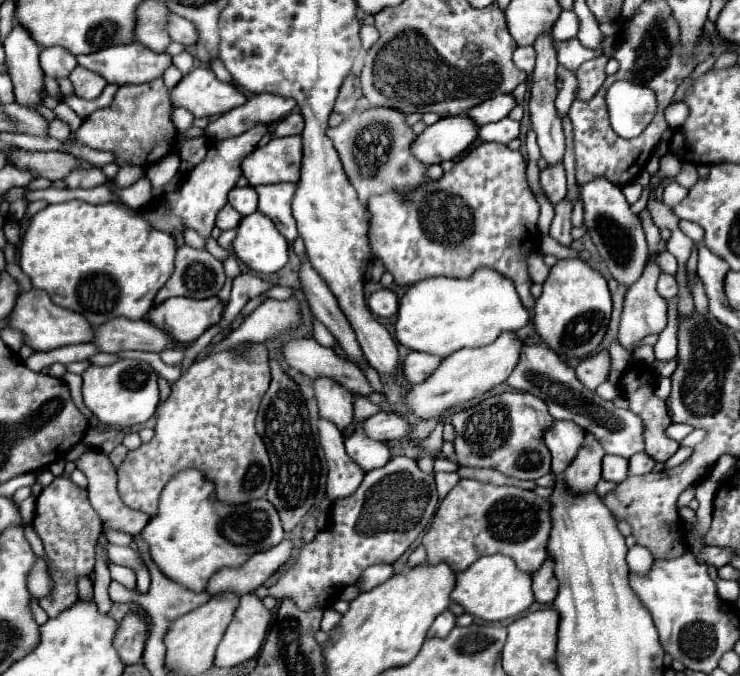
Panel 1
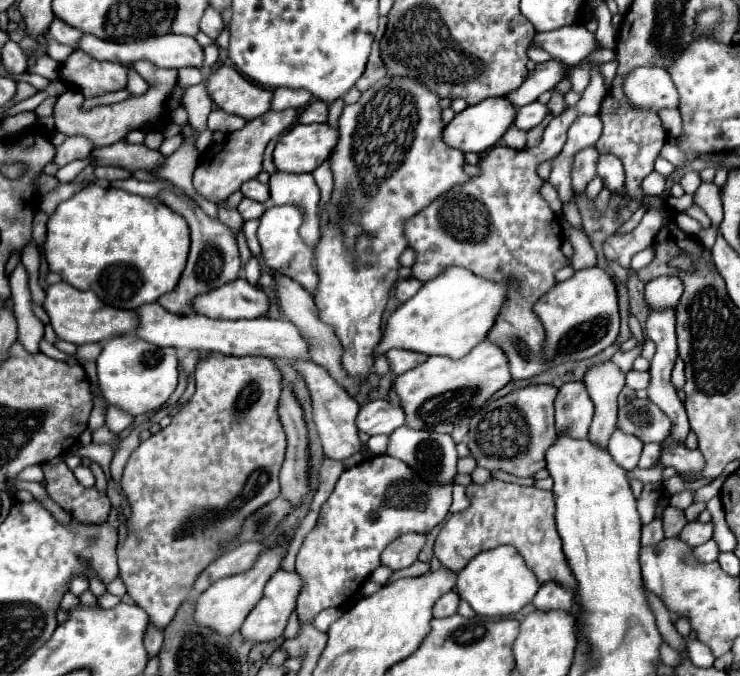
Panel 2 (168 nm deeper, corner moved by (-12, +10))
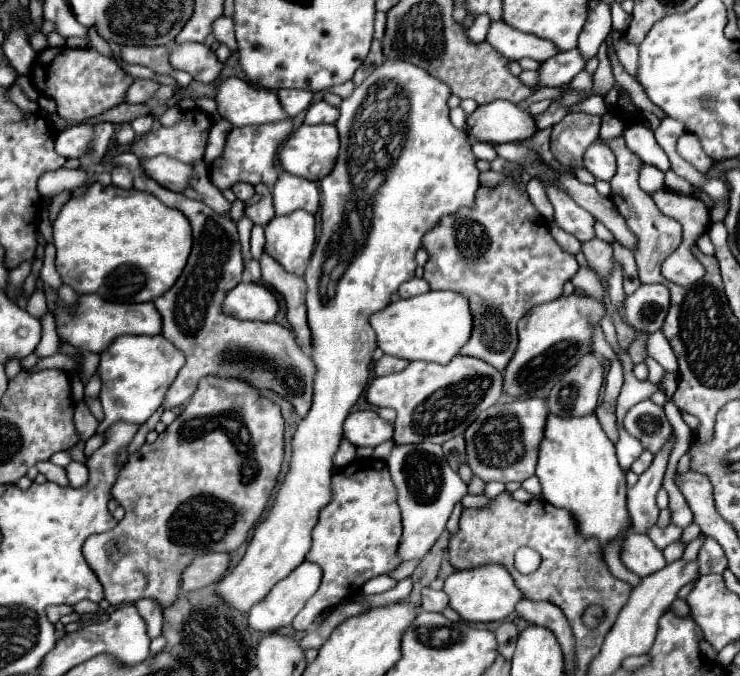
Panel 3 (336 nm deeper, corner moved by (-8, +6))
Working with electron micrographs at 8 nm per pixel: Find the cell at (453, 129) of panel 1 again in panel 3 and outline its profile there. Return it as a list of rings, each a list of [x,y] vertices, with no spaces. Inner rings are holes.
[[[508,100],[478,106],[468,116],[468,138],[472,142],[522,142],[536,132],[530,112]]]

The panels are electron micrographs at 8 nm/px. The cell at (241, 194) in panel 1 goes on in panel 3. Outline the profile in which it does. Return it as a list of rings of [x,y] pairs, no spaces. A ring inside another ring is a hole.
[[[240,182],[240,184],[234,184],[234,186],[232,186],[232,192],[236,194],[236,198],[248,200],[248,198],[254,196],[254,186],[250,186],[250,184],[246,184],[246,182]]]

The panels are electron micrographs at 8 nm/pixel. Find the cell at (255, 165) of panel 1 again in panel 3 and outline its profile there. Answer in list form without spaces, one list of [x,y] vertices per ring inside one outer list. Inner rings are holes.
[[[302,124],[280,148],[280,166],[300,178],[306,180],[314,180],[318,182],[320,178],[324,178],[328,172],[332,172],[336,158],[338,158],[338,150],[340,150],[340,140],[338,140],[338,132],[334,124],[316,124],[316,126],[308,126]]]

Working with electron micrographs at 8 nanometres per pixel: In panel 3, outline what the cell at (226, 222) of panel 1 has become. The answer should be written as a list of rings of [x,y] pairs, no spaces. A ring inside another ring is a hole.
[[[258,184],[256,186],[256,192],[260,194],[260,200],[246,208],[246,216],[254,222],[254,224],[260,224],[260,226],[266,226],[274,216],[274,204],[272,204],[272,194],[270,194],[270,188],[264,186],[264,184]]]

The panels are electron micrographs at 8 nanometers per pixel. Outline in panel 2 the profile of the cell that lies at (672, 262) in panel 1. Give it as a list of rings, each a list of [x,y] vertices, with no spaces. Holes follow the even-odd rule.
[[[652,246],[646,248],[646,250],[642,250],[642,252],[638,252],[638,254],[634,254],[634,256],[632,256],[632,270],[638,272],[638,270],[646,268],[646,266],[654,260],[654,256],[656,256],[656,252],[654,252]]]

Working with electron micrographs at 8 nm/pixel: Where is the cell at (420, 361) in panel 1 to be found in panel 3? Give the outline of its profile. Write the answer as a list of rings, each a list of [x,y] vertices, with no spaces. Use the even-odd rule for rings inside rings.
[[[382,356],[378,362],[374,362],[374,374],[376,376],[386,376],[392,372],[400,372],[408,366],[408,360],[400,360],[394,356]]]

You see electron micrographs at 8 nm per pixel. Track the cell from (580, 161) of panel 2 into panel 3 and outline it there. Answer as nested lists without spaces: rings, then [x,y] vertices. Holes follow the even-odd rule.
[[[570,112],[552,126],[552,154],[564,168],[582,166],[582,156],[586,148],[598,140],[600,116],[586,112]]]

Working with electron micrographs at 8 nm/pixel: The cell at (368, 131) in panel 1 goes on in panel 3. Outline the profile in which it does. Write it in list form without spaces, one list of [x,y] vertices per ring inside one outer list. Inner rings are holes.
[[[384,60],[380,68],[376,68],[348,98],[340,102],[340,118],[336,126],[342,148],[334,170],[320,180],[322,232],[316,244],[318,248],[314,248],[304,274],[308,284],[306,306],[312,336],[310,356],[316,364],[314,402],[296,426],[292,438],[292,460],[282,484],[278,486],[268,516],[256,526],[240,564],[234,566],[232,572],[216,586],[216,594],[240,612],[248,612],[276,582],[302,564],[308,548],[312,546],[312,528],[316,526],[318,514],[332,500],[332,458],[342,440],[340,428],[368,384],[368,368],[372,352],[376,350],[376,336],[368,318],[390,304],[392,294],[402,282],[414,278],[414,256],[422,246],[422,236],[432,230],[442,216],[450,216],[450,212],[458,212],[460,208],[472,208],[474,204],[474,196],[480,186],[480,170],[476,168],[470,138],[466,132],[454,128],[448,118],[448,98],[450,88],[442,80],[436,80],[430,72],[424,72],[424,68],[408,64],[408,60]]]

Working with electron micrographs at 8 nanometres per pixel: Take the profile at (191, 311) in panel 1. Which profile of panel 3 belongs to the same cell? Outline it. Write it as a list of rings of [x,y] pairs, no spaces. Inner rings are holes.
[[[240,282],[234,290],[224,298],[224,312],[232,314],[240,320],[260,320],[270,322],[276,318],[280,304],[274,292],[262,284],[244,284]]]

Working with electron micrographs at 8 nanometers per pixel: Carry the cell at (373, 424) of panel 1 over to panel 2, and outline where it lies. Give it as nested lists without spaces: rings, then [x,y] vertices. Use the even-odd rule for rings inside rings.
[[[374,400],[360,408],[356,426],[358,430],[374,436],[374,434],[390,434],[404,424],[404,410],[400,406],[390,404],[388,400]]]

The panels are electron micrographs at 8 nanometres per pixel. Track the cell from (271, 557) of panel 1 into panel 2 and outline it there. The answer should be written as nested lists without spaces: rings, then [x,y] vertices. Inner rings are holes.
[[[246,542],[246,544],[240,544],[240,546],[224,552],[198,576],[194,590],[200,594],[220,578],[226,578],[232,574],[242,574],[242,572],[250,570],[252,564],[256,564],[260,552],[264,552],[264,550],[266,550],[266,546],[262,542]]]

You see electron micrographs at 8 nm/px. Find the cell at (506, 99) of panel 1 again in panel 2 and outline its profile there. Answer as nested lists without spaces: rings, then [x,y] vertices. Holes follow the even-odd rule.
[[[550,60],[550,62],[538,64],[536,70],[528,74],[524,84],[520,84],[520,88],[516,88],[516,92],[510,92],[508,100],[516,108],[532,104],[532,102],[536,102],[536,98],[542,92],[552,90],[552,86],[558,84],[560,80],[562,80],[562,64],[558,60]]]

